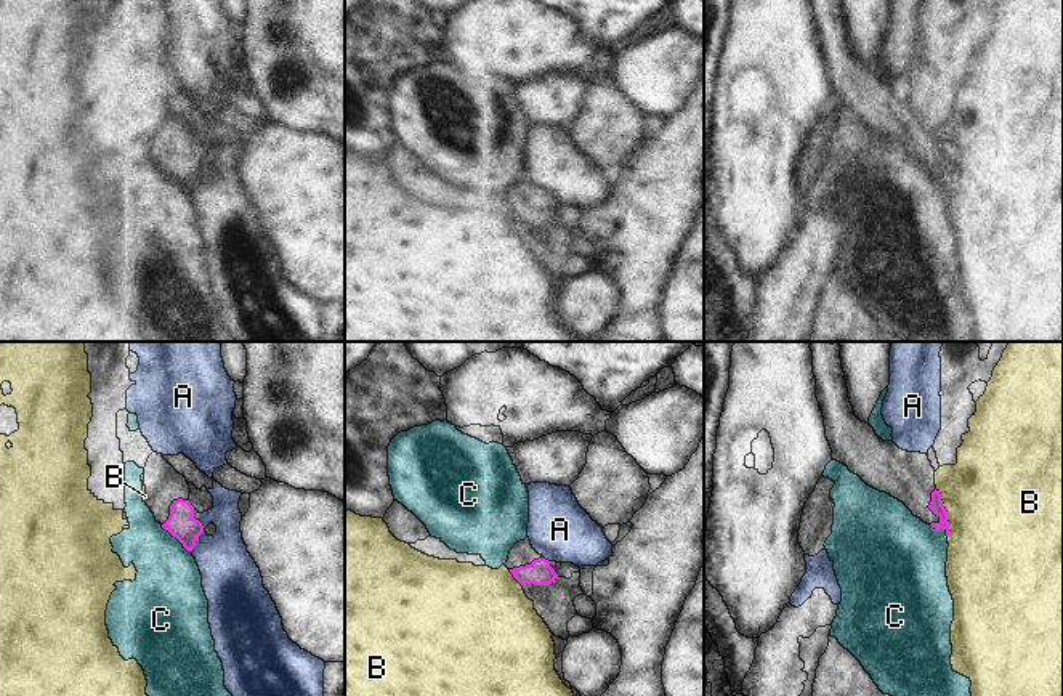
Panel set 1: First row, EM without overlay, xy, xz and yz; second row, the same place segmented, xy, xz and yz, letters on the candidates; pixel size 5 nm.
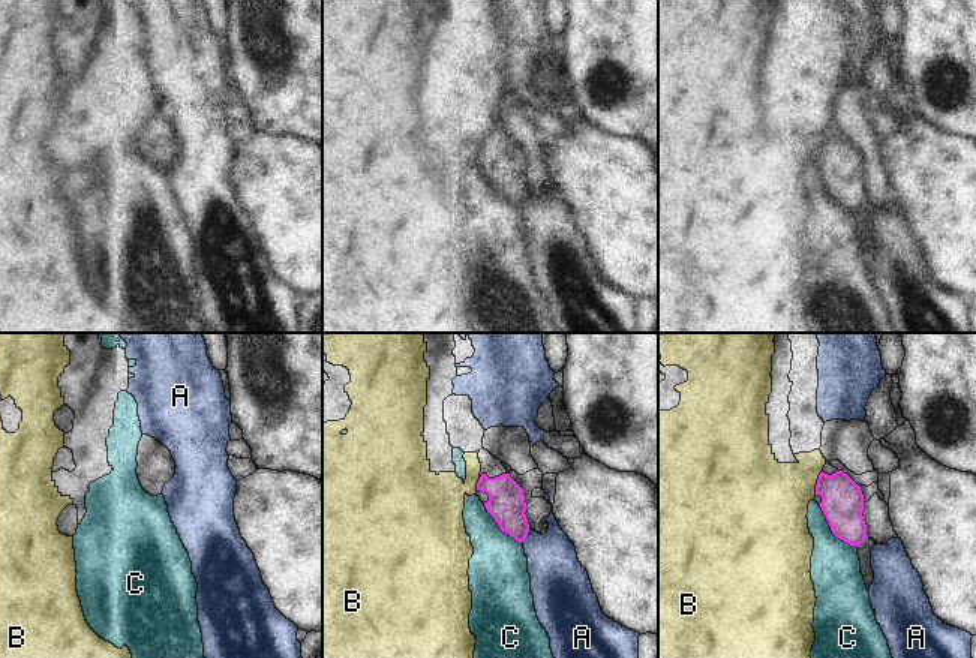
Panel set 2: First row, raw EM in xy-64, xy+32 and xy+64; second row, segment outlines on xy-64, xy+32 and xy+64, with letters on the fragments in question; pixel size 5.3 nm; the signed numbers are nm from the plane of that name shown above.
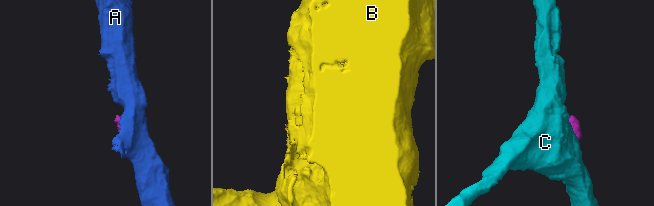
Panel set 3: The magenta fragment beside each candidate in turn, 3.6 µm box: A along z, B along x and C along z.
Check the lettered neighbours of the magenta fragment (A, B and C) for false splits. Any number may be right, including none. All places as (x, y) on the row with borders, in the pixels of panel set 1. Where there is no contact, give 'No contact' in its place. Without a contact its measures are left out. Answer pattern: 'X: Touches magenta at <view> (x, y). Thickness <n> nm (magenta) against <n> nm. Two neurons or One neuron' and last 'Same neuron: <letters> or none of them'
A: Touches magenta at xy (202, 531). Thickness 140 nm (magenta) against 280 nm. Two neurons
B: Touches magenta at yz (946, 513). Thickness 70 nm (magenta) against 500 nm. Two neurons
C: Touches magenta at xy (175, 536). Thickness 140 nm (magenta) against 340 nm. Two neurons
Same neuron: none of them

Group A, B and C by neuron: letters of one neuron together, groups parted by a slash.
A / B / C

